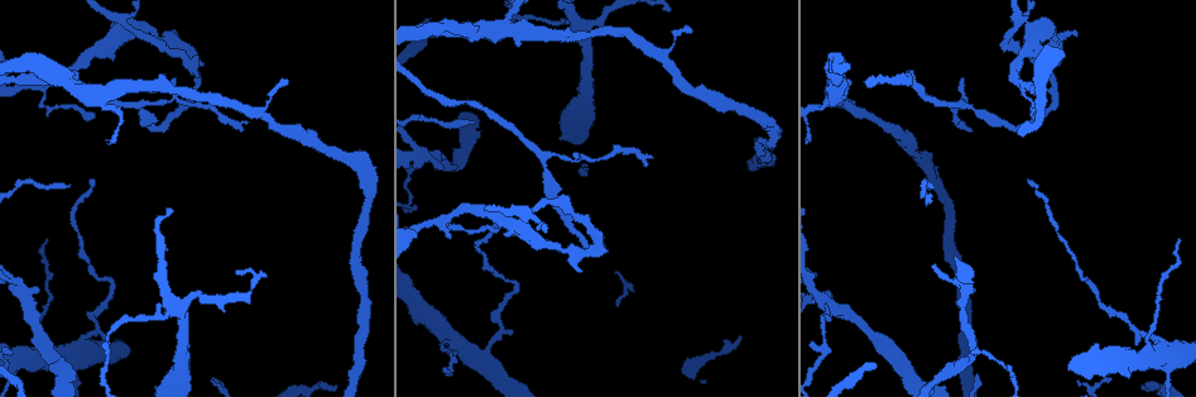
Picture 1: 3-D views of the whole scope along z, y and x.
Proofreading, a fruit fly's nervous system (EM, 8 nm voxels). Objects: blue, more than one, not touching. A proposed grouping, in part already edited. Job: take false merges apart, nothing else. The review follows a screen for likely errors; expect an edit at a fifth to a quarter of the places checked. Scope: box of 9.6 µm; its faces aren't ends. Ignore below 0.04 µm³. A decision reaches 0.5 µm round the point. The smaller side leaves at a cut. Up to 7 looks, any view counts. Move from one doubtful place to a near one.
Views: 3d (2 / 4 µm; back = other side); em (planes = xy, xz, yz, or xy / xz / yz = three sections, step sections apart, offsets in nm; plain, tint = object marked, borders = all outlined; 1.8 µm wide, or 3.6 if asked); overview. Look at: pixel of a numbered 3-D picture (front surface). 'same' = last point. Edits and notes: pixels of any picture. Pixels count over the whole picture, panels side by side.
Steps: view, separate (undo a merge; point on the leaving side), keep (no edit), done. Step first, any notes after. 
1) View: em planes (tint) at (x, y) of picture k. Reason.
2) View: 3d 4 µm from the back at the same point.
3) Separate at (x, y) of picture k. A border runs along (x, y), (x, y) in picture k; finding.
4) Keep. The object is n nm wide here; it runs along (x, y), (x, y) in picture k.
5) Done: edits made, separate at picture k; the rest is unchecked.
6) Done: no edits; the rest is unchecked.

View: em 3.6 µm planes (plain) at (11, 277) of picture 1. Sudden change in width.

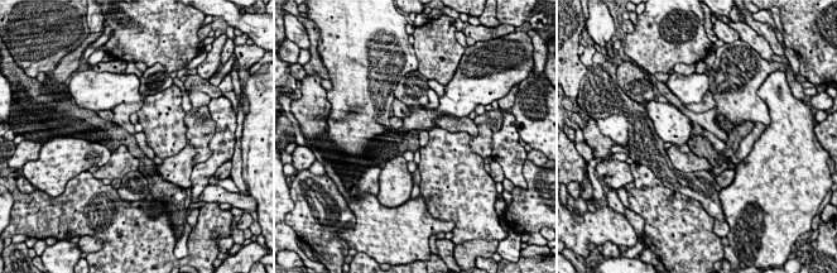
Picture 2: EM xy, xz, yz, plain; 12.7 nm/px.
View: em 3.6 µm planes (tint) at the same point.

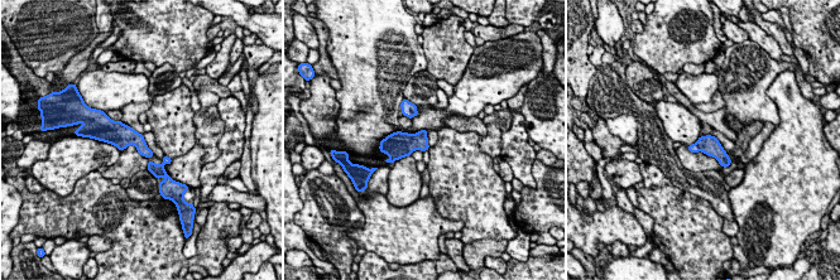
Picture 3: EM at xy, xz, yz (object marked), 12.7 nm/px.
Separate at (694, 148) of picture 3. A border runs along (696, 143), (700, 150) in picture 3; two neurons meet here.

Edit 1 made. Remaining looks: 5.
View: em planes (tint) at (500, 216) of picture 1.

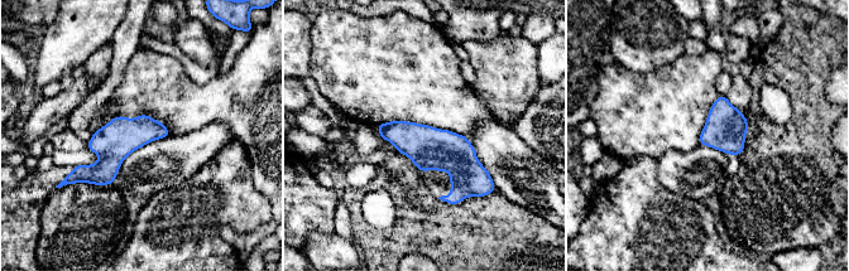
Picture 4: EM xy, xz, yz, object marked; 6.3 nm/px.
Keep. All the same neuron.

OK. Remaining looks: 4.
View: 3d 4 µm at (832, 94) of picture 1. Calibre changes.

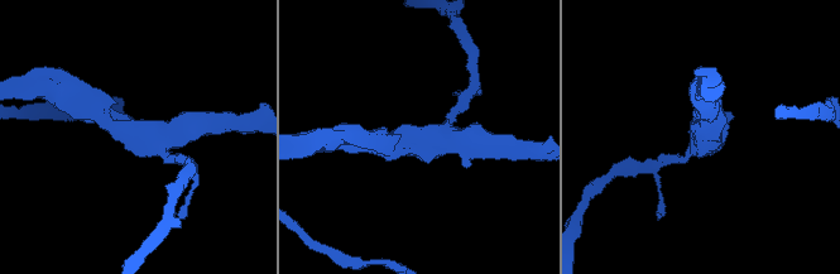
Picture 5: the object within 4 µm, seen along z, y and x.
View: em planes (borders) at (703, 137) of picture 5. 3 arms meet here; the arms are 170, 260, 320 nm wide; shape alone is not enough.

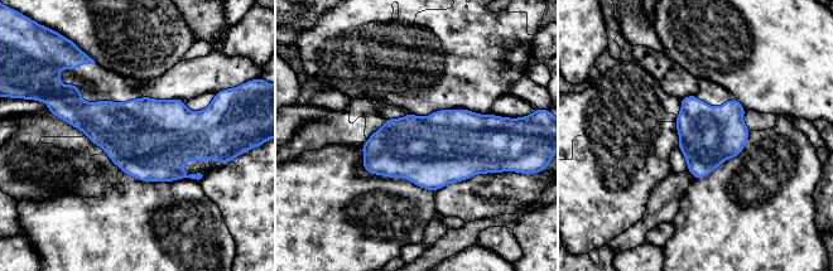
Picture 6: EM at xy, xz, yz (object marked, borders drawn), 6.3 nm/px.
Keep. All the same neuron.

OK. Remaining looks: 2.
Done: edits made, separate at picture 3; the rest is unchecked.

